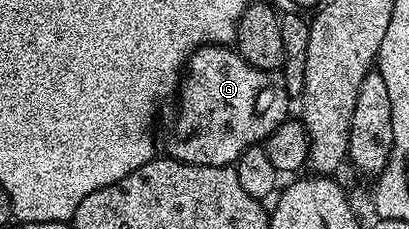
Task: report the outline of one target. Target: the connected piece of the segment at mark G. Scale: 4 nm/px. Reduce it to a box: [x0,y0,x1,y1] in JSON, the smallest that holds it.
[169,44,292,166]

